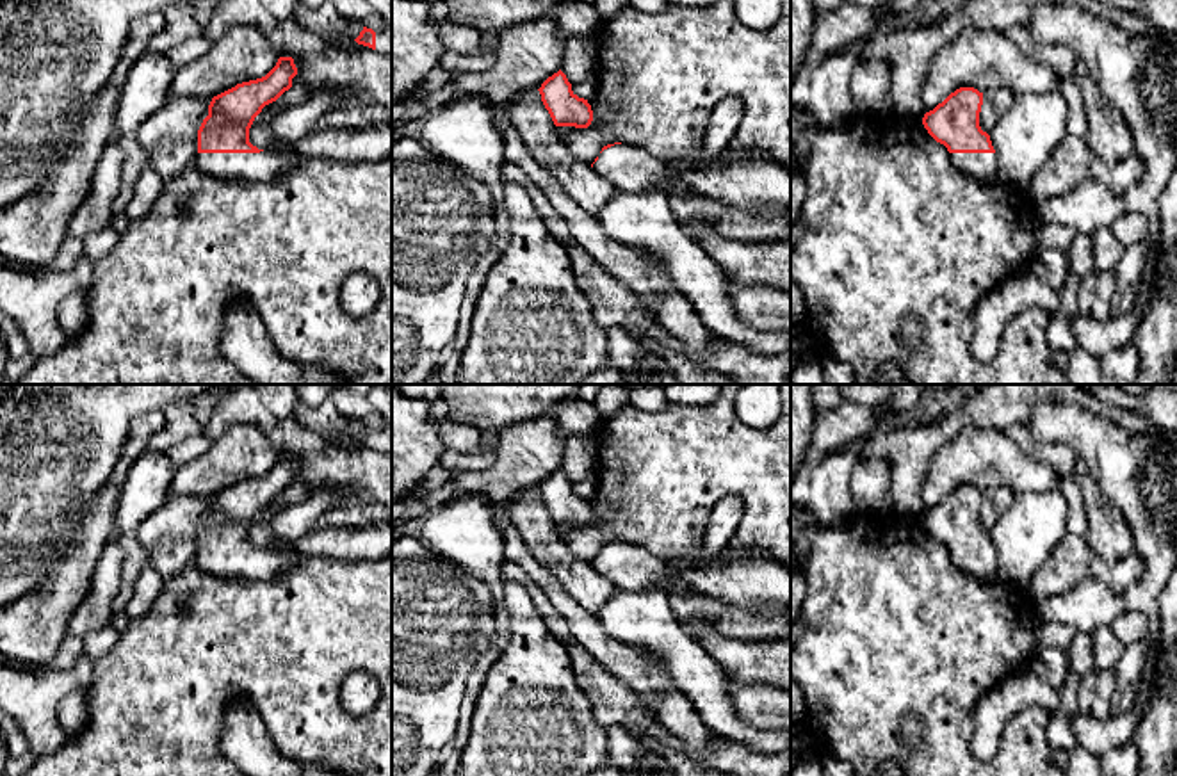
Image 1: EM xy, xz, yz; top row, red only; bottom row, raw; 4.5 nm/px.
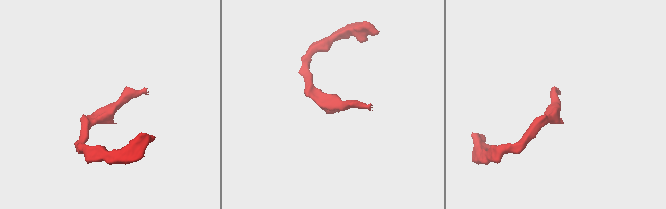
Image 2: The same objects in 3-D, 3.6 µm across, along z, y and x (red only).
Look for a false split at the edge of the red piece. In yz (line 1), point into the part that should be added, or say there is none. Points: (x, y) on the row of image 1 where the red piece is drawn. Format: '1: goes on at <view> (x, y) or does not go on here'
1: goes on at yz (983, 166)

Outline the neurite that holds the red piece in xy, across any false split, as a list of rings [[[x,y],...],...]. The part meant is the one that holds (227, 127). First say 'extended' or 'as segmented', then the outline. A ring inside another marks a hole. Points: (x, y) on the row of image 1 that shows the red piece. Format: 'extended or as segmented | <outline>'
extended | [[[280,57],[276,66],[262,78],[237,84],[212,98],[208,116],[198,130],[196,167],[217,178],[240,178],[253,182],[280,180],[292,167],[308,158],[328,158],[338,162],[379,162],[392,155],[392,125],[369,126],[321,126],[306,133],[285,151],[264,151],[249,142],[249,128],[262,109],[276,101],[292,87],[297,68],[292,57]]]

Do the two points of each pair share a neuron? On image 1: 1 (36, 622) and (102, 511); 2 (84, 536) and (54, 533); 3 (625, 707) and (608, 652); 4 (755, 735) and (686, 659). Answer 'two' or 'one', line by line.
1: one
2: two
3: two
4: one

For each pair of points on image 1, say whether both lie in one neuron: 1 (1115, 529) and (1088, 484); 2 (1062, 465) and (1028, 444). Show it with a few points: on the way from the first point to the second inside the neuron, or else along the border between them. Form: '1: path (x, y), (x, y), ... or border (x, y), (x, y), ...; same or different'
1: path (1104, 518), (1092, 495); same
2: path (1053, 456), (1037, 451); same

